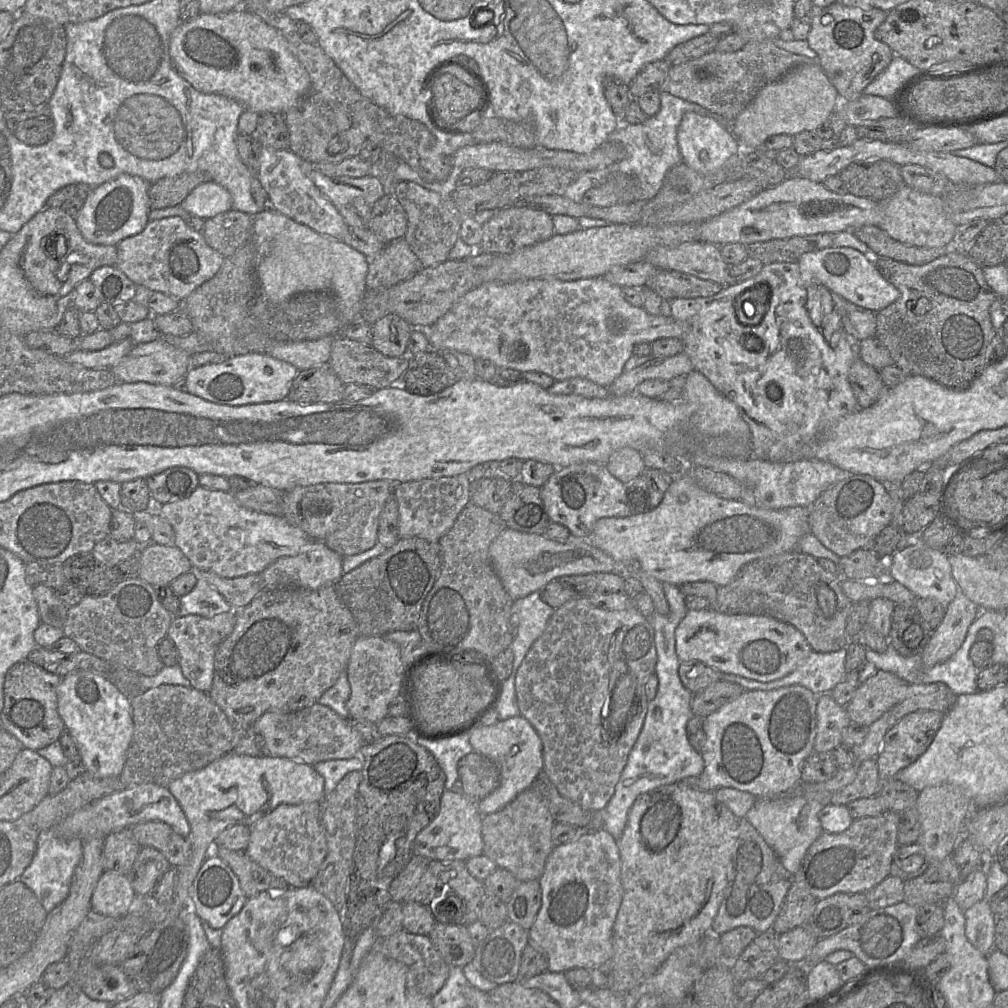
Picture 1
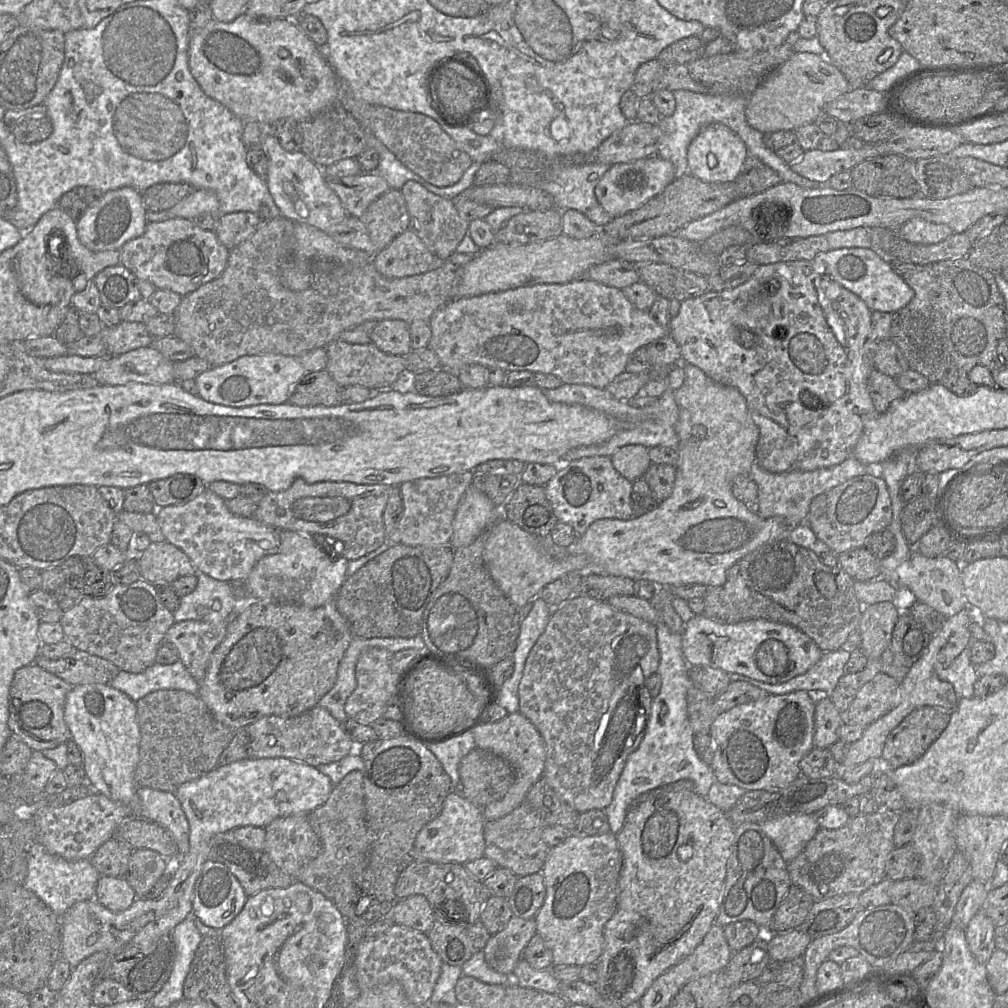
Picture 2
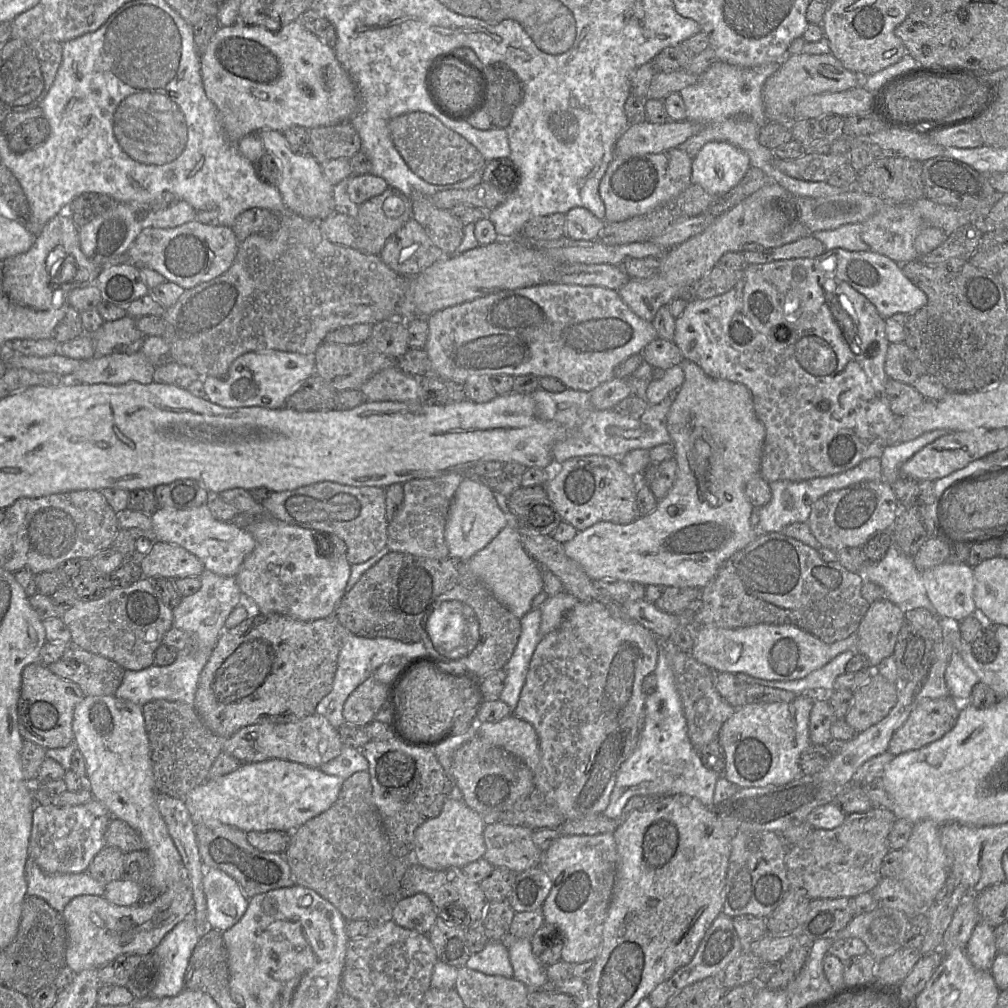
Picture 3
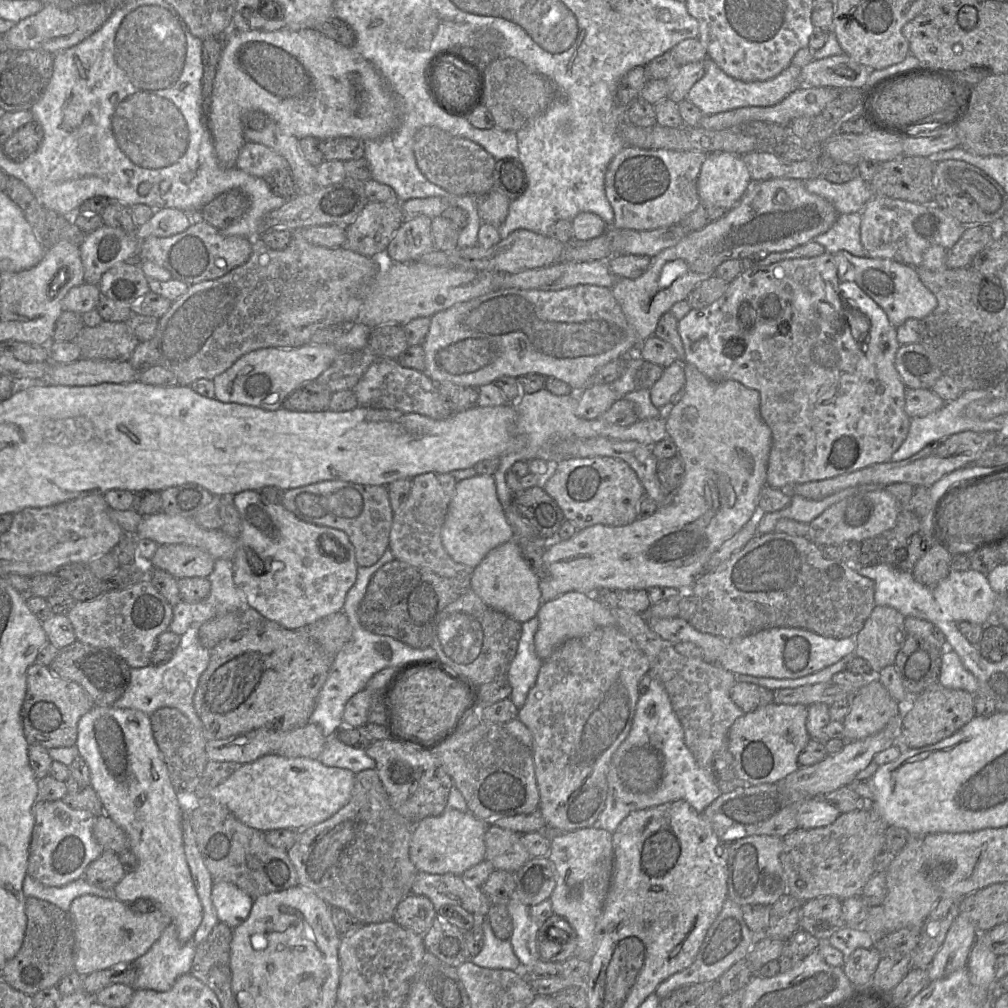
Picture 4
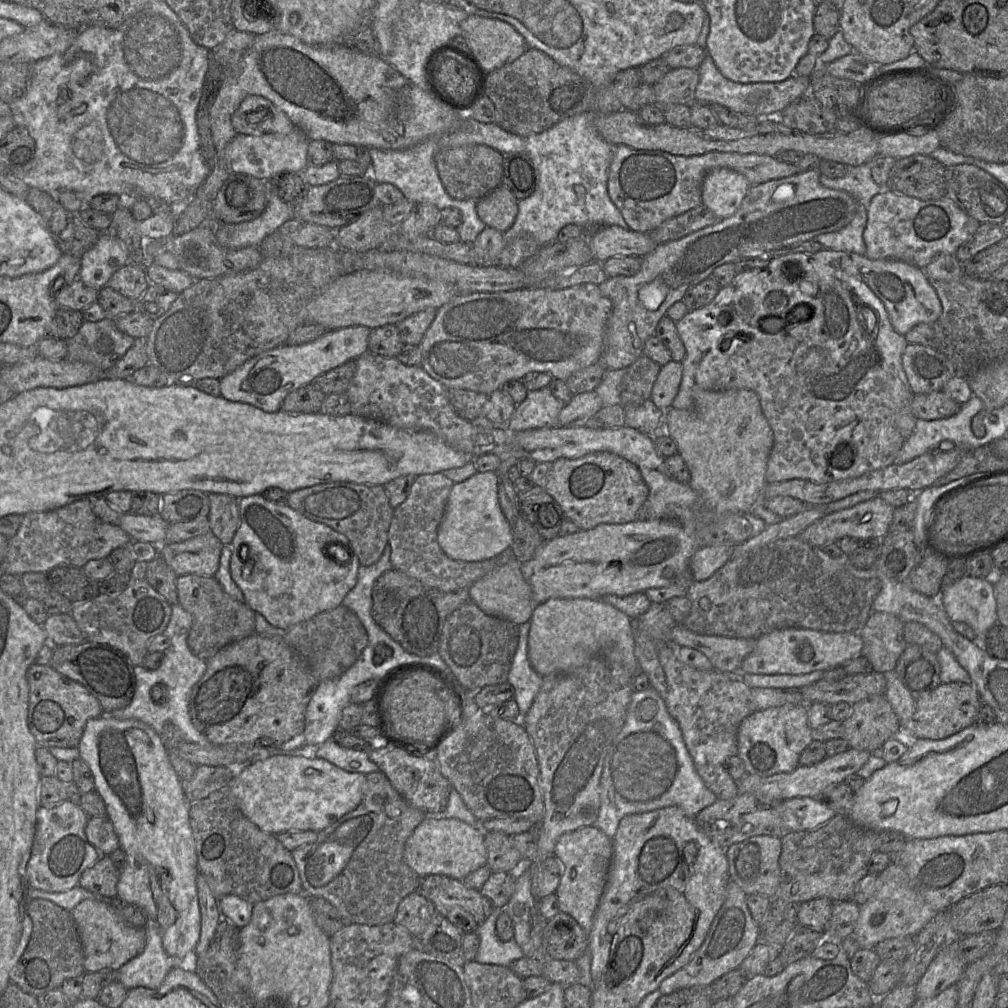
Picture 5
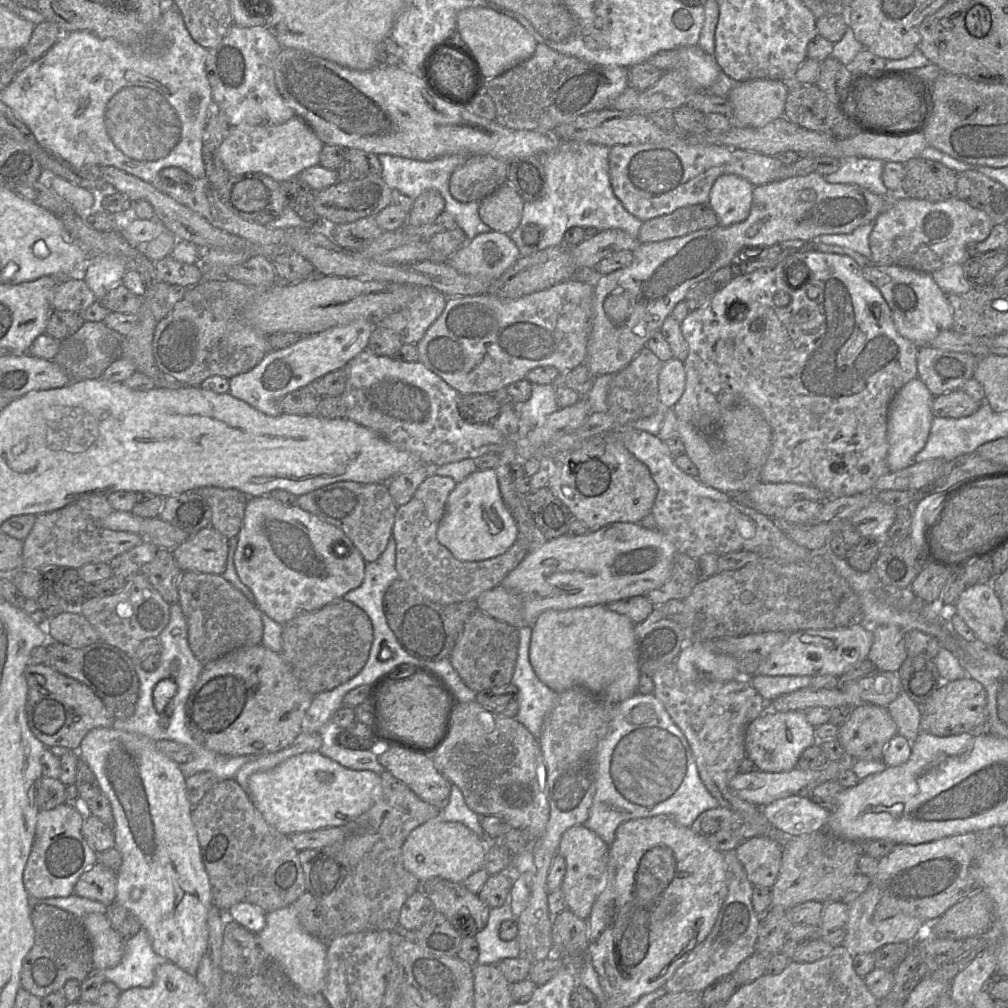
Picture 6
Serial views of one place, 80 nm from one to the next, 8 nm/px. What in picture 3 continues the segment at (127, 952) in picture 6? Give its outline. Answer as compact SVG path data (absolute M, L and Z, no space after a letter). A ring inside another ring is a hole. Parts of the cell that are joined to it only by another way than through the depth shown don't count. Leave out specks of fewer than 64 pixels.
M192 917L176 924L164 936L151 952L158 959L159 977L150 997L172 997L185 989L186 969L199 938Z

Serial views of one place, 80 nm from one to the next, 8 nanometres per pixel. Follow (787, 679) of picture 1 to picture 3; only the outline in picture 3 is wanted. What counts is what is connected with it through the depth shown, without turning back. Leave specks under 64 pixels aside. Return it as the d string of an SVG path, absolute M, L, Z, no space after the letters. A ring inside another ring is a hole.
M845 651L837 655L825 666L798 680L765 680L744 673L737 673L735 675L735 678L737 682L740 683L757 684L761 686L791 691L796 694L804 694L809 690L814 689L826 689L834 691L835 679L839 675L845 673L845 666L847 665L848 661L854 656L854 653L855 651Z

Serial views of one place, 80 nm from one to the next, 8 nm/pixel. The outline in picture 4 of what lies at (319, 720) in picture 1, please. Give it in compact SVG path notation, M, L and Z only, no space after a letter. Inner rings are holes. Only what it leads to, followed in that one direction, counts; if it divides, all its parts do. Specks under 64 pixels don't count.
M309 722L301 728L291 731L259 728L226 739L208 740L206 743L206 754L209 761L235 762L240 765L253 762L266 755L318 760L327 741L328 739L324 736L321 728Z

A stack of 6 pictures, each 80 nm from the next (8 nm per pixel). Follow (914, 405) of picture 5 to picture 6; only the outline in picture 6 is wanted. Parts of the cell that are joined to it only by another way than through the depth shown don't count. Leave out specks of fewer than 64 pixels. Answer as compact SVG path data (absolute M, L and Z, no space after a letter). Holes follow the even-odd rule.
M957 389L934 397L931 410L934 417L961 418L972 415L979 407L980 402Z

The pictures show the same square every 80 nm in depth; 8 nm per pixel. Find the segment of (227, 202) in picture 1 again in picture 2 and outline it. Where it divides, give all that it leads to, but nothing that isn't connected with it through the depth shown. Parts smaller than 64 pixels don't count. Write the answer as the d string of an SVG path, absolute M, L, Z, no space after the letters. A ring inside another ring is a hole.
M194 189L180 202L167 210L168 219L191 220L200 214L217 215L219 200L214 192L207 189Z

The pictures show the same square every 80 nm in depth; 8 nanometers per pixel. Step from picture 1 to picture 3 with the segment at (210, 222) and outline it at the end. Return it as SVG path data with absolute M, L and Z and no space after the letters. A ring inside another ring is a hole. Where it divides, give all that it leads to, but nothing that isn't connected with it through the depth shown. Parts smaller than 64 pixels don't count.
M248 209L236 217L231 229L239 242L254 234L273 235L280 227L281 215L269 209Z

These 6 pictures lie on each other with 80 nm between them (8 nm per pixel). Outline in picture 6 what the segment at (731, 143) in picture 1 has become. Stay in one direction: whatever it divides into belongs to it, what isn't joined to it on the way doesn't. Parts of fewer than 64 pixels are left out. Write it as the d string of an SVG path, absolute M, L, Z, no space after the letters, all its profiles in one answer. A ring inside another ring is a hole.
M724 174L714 182L708 204L718 218L718 224L726 227L744 221L751 209L754 186L746 179L735 174Z

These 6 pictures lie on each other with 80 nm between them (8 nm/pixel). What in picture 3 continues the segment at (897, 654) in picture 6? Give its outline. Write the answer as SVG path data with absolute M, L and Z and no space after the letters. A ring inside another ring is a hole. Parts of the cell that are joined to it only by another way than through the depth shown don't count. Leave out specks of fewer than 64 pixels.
M884 598L872 603L857 630L855 652L864 655L870 668L893 655L905 609Z

